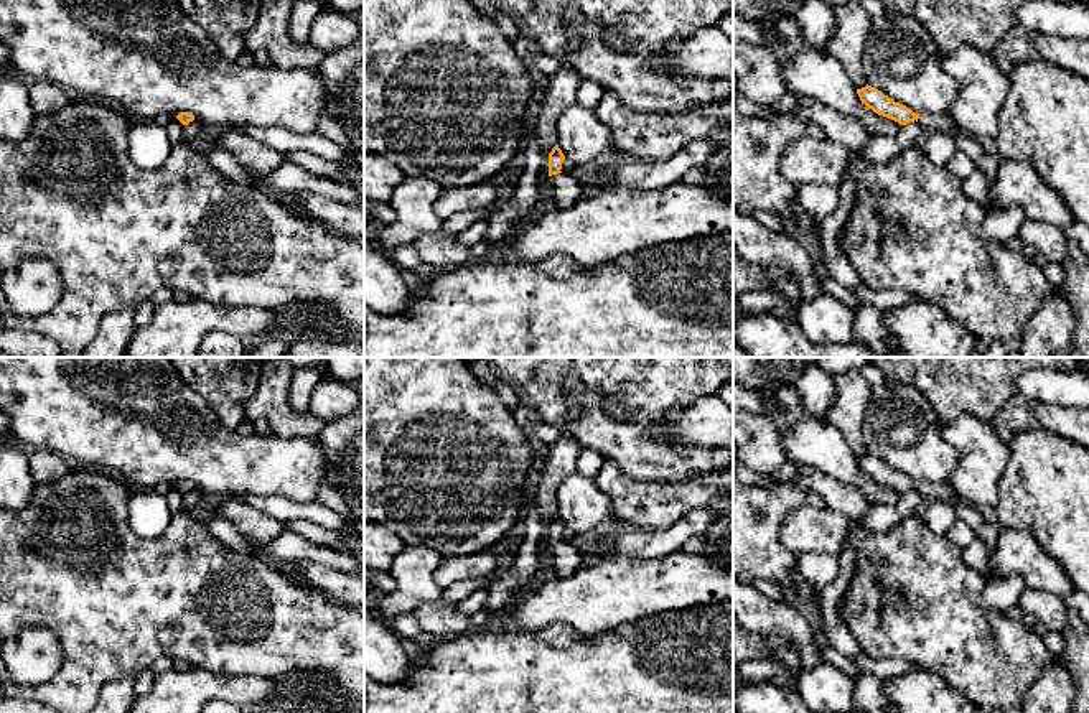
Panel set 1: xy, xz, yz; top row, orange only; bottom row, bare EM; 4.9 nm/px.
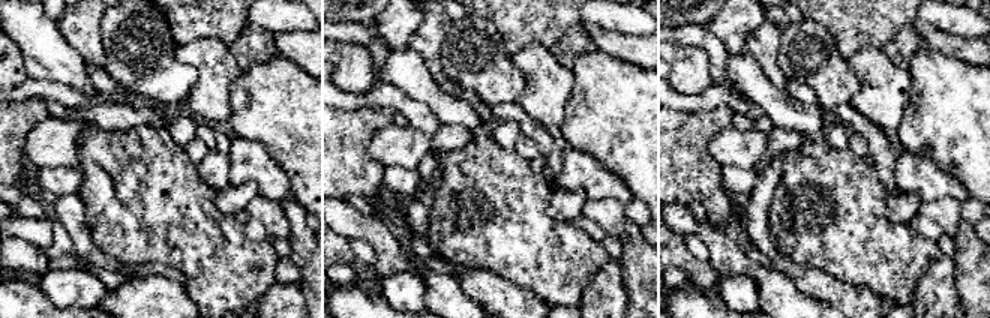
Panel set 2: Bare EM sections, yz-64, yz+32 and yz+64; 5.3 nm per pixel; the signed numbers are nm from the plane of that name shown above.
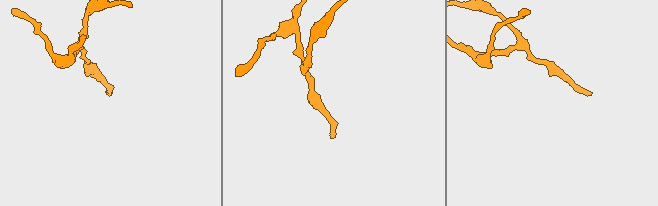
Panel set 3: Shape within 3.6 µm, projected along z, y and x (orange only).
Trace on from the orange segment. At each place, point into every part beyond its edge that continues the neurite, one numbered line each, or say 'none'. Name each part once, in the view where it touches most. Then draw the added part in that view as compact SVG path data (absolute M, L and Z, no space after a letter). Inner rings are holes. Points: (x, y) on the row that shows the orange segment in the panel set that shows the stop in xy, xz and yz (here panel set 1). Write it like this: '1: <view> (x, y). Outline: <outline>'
1: xz (564, 193). Outline: M563 173L549 176L549 188L549 204L560 209L573 206L585 196L583 191L575 184L575 181Z

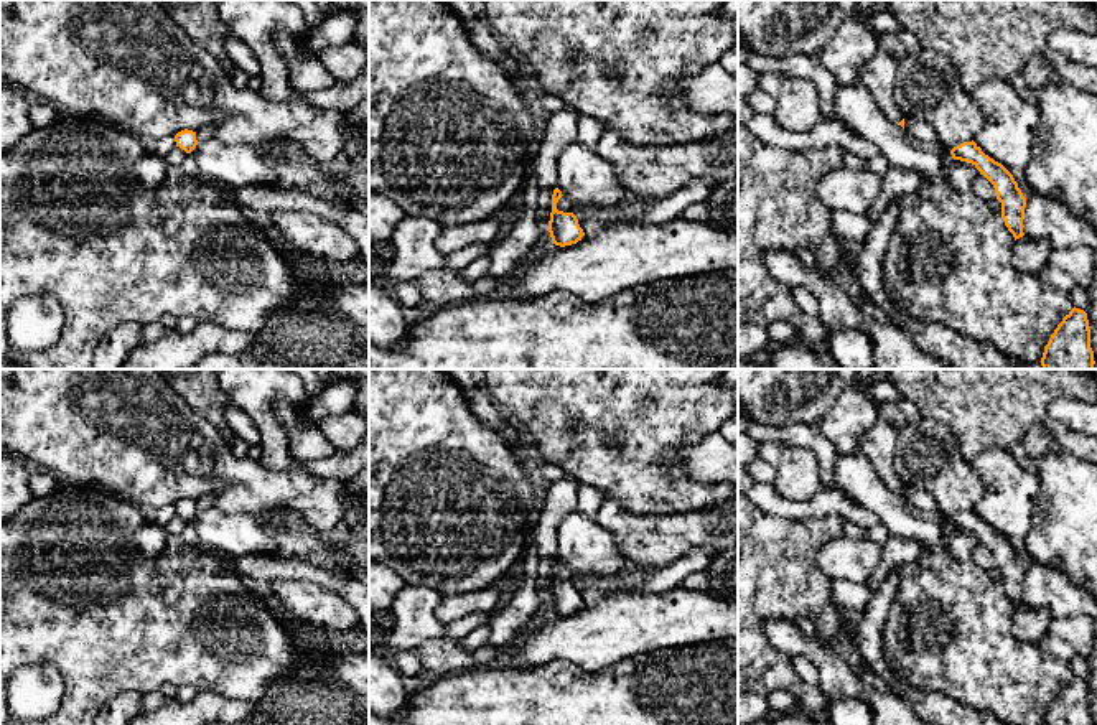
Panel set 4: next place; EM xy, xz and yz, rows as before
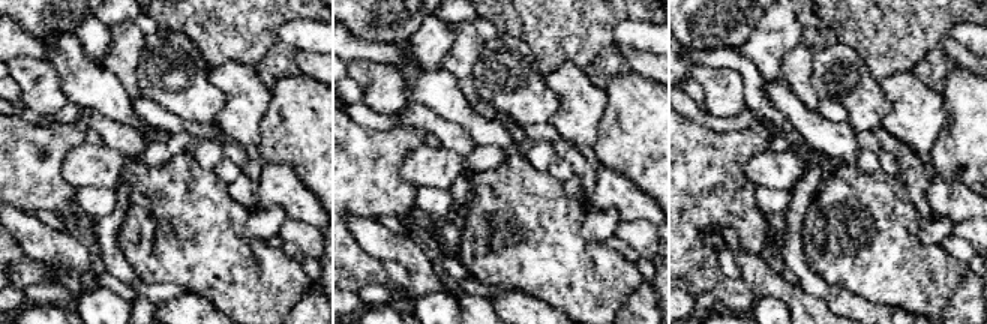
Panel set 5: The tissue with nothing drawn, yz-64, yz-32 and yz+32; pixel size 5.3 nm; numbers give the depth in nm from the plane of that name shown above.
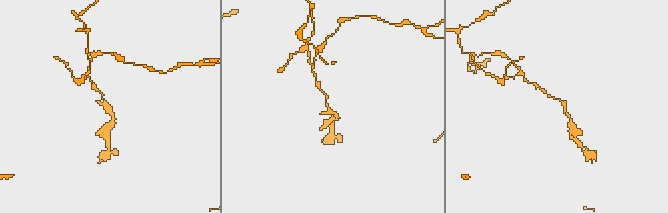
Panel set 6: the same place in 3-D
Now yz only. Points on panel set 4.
none

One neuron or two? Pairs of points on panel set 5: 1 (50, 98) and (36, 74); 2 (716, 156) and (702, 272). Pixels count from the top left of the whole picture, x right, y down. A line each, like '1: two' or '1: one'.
1: one
2: one

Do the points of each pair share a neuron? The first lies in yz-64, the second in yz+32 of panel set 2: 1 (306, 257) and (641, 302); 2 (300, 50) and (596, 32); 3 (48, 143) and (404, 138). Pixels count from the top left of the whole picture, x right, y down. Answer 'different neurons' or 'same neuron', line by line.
1: same neuron
2: same neuron
3: same neuron

